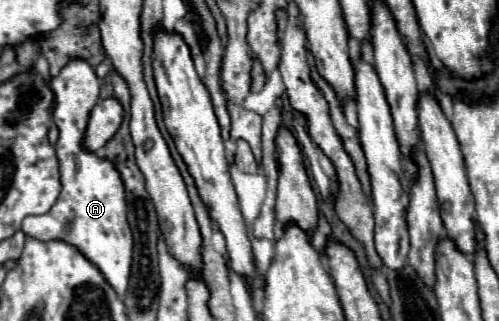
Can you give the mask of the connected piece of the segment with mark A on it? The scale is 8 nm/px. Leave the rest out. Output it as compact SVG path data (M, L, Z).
M74 59L74 63L68 63L60 71L60 75L50 81L50 87L56 93L56 105L52 115L54 123L60 129L56 153L60 159L62 191L48 213L28 215L22 221L22 231L40 241L62 239L78 247L80 253L86 255L104 273L114 291L118 295L124 295L132 263L132 231L126 221L124 183L116 165L110 159L98 157L82 145L90 111L98 101L100 81L88 63L82 63L82 59Z

